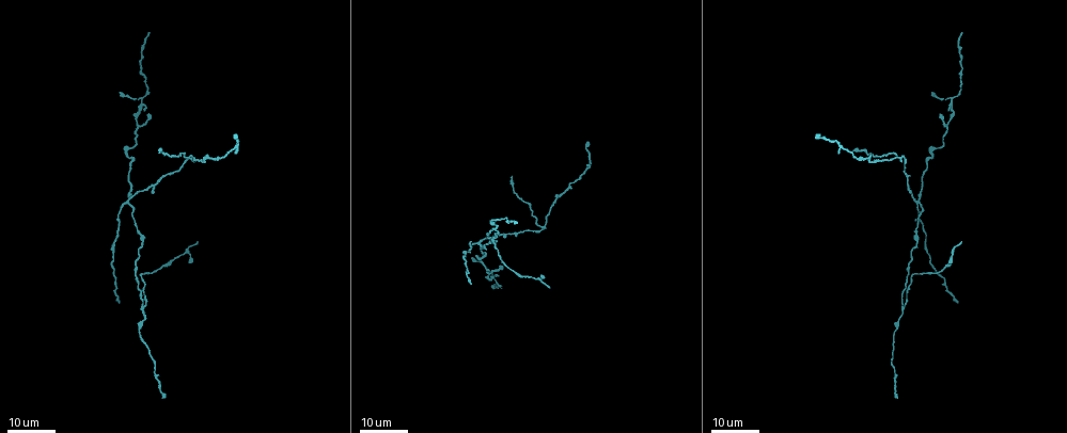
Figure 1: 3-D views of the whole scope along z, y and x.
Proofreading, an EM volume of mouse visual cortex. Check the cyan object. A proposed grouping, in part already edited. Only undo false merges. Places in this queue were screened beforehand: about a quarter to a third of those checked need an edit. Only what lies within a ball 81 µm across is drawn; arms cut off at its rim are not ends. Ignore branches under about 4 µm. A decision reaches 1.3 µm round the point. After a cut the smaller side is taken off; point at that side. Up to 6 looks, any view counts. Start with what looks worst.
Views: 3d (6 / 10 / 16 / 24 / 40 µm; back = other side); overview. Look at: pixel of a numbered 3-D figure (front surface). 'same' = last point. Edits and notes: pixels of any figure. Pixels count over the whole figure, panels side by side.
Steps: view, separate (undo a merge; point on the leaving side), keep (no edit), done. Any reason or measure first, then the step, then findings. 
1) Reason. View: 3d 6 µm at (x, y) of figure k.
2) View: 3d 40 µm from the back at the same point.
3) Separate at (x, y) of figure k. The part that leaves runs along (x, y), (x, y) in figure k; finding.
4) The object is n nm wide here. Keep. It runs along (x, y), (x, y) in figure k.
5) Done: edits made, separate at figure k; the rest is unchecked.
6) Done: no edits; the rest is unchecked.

Four or more arms meet. View: 3d 24 µm at (480, 245) of figure 1.

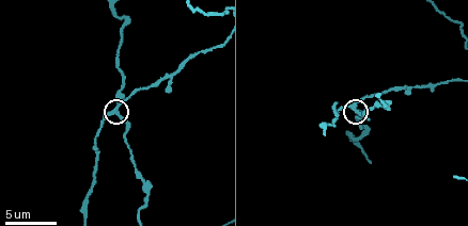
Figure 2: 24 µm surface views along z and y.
View: 3d 10 µm at (112, 112) of figure 2.

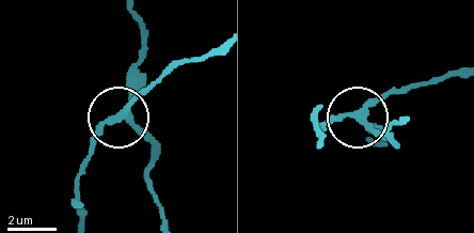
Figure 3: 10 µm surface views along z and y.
The object is 270 nm wide here. Separate at (145, 94) of figure 3. The part that leaves runs along (128, 114), (135, 102), (183, 63), (220, 52) in figure 3; a second cell is stuck on.

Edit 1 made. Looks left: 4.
Redraw. View: overview.

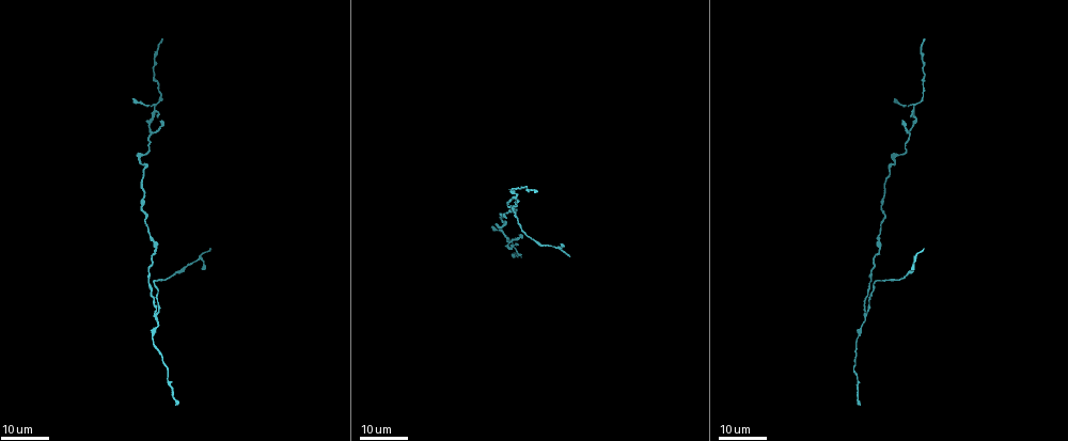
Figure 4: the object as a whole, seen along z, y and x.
A fork. View: 3d 16 µm at (154, 313) of figure 4.

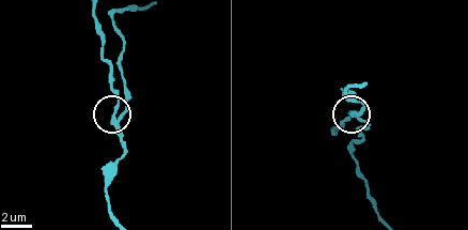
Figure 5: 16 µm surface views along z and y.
View: 3d 10 µm at (359, 117) of figure 5.

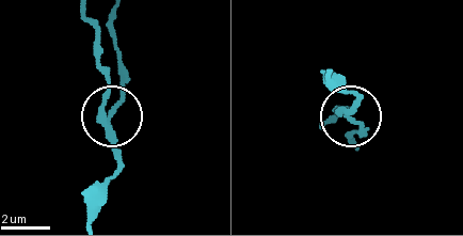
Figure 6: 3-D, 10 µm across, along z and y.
View: 3d 6 µm at (351, 116) of figure 6.

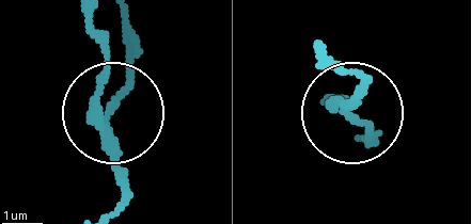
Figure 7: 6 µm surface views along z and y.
3 arms meet here. Separate at (127, 66) of figure 7. Two cells meet here.

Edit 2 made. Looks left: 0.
Done: edits made, separate at figure 3, separate at figure 7; the rest is unchecked.

